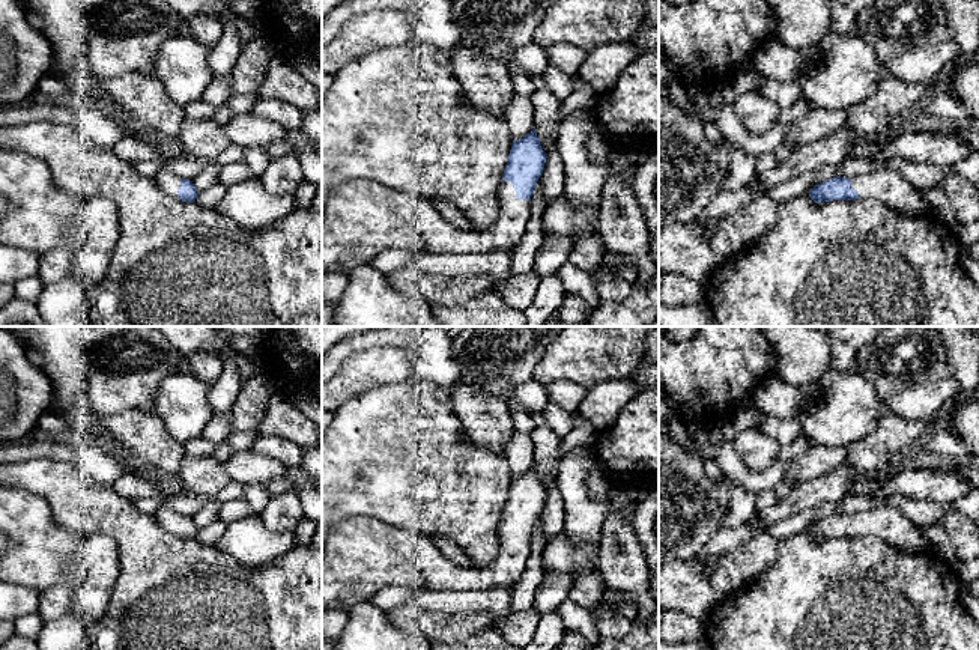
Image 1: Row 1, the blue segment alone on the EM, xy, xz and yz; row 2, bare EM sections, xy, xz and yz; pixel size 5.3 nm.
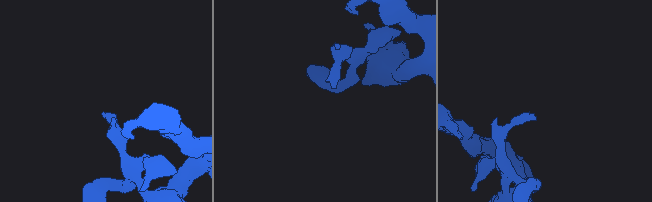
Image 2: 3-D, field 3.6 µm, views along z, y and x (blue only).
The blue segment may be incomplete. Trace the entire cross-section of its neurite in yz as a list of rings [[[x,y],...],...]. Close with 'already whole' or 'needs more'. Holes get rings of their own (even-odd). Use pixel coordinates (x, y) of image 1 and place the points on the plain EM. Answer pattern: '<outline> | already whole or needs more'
[[[883,506],[853,515],[832,515],[809,528],[817,539],[875,536],[904,552],[929,551],[931,545],[898,509]]] | needs more

